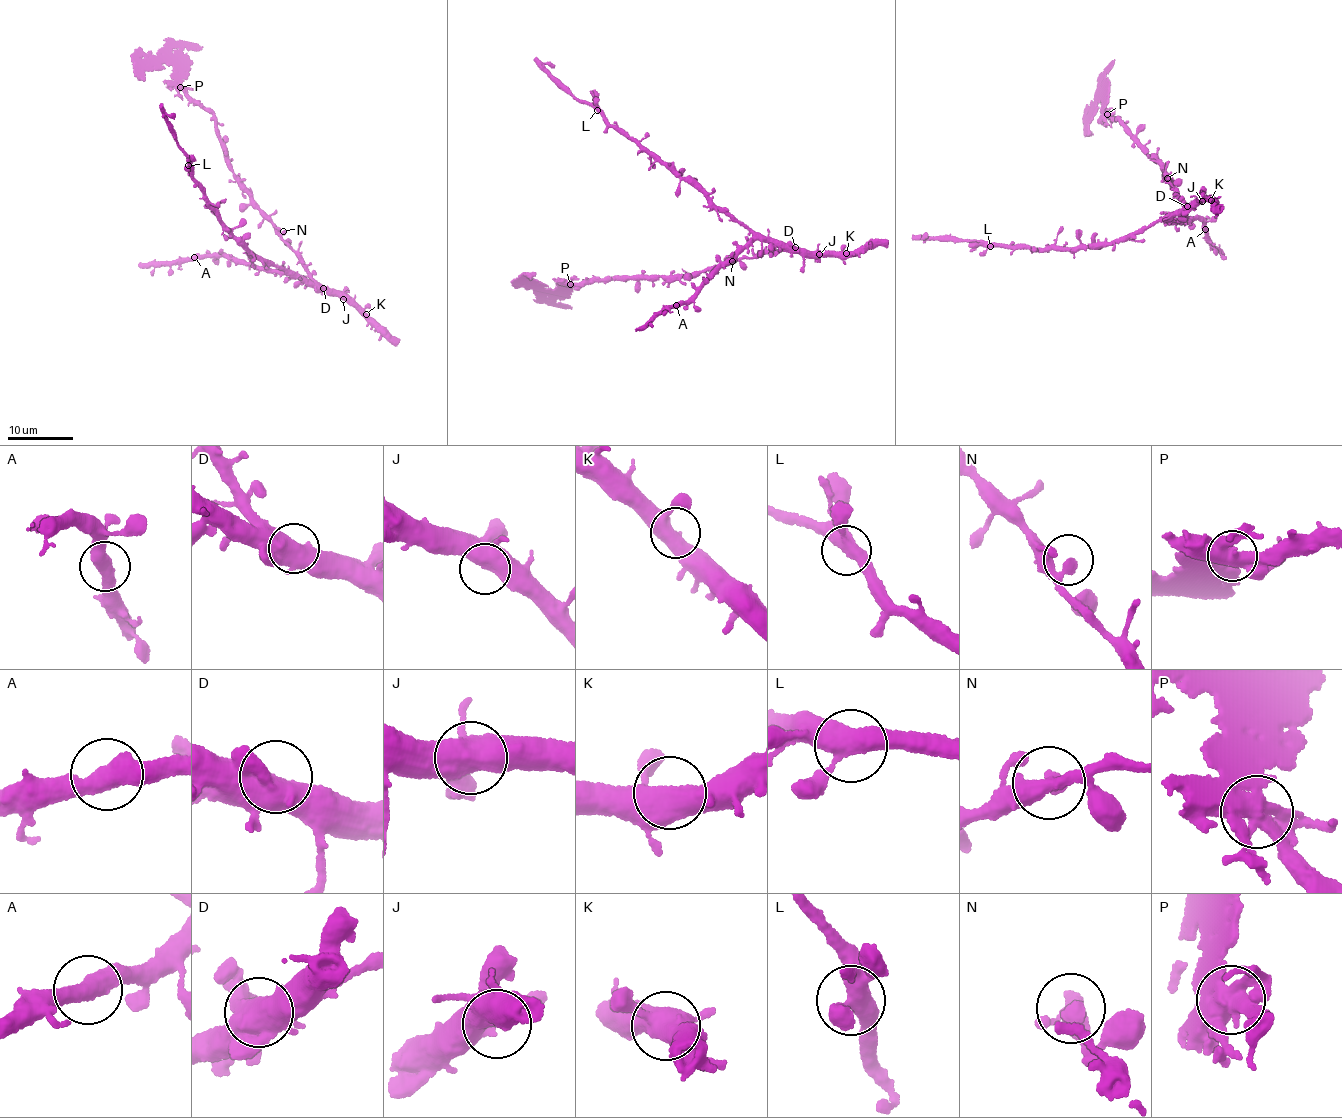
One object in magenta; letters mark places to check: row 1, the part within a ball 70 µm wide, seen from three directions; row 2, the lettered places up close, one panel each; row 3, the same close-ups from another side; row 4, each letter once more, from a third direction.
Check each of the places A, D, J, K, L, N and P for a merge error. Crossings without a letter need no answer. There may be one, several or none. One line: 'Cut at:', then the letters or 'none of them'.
Cut at: P

